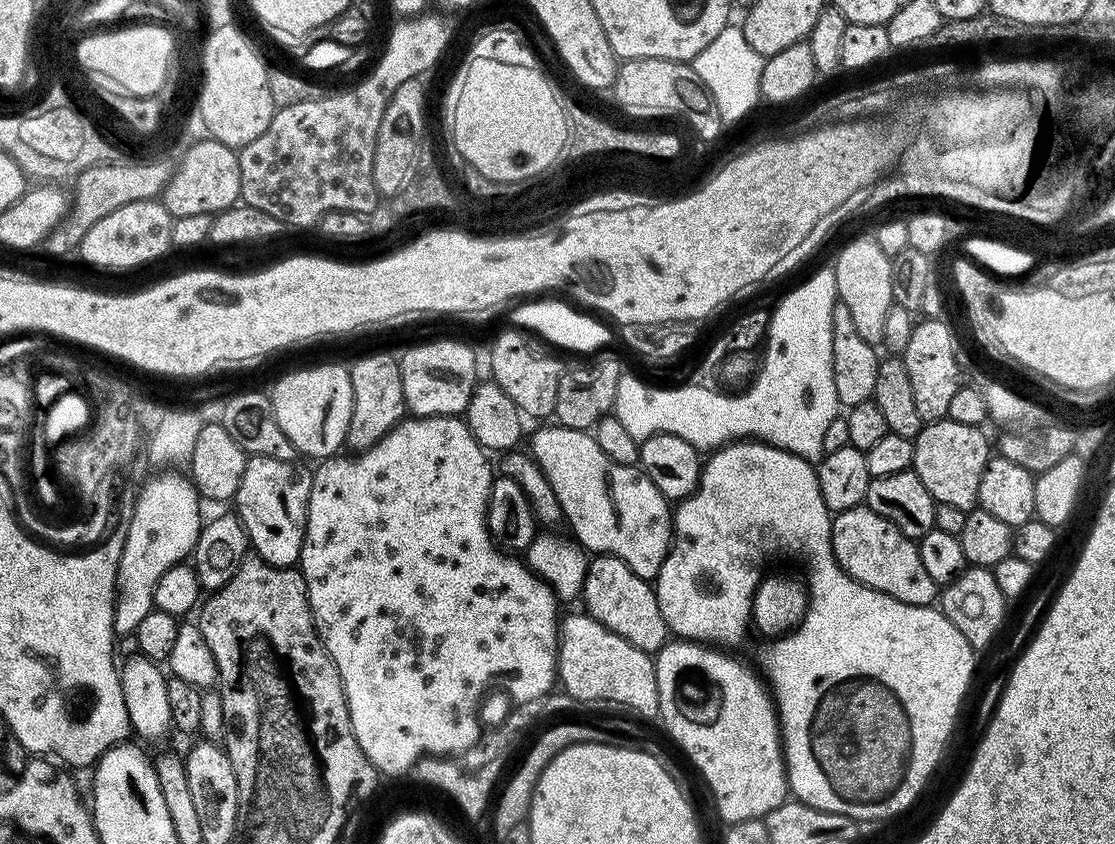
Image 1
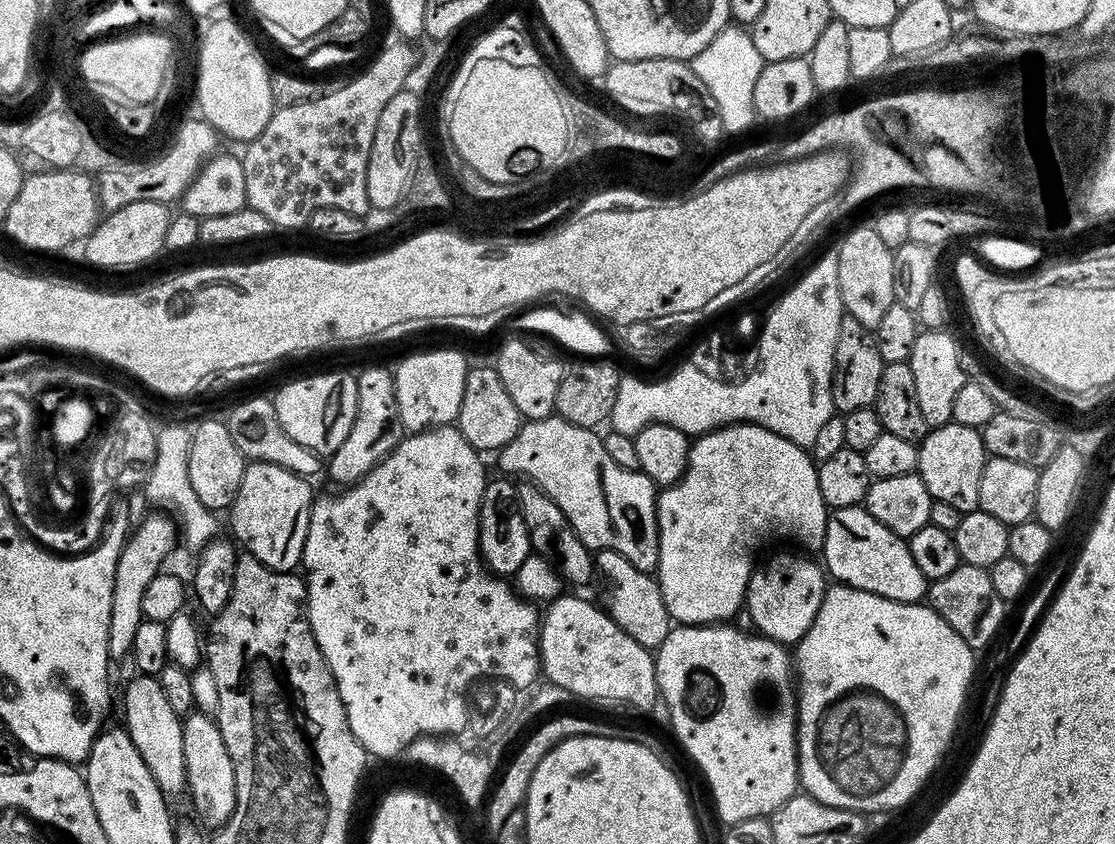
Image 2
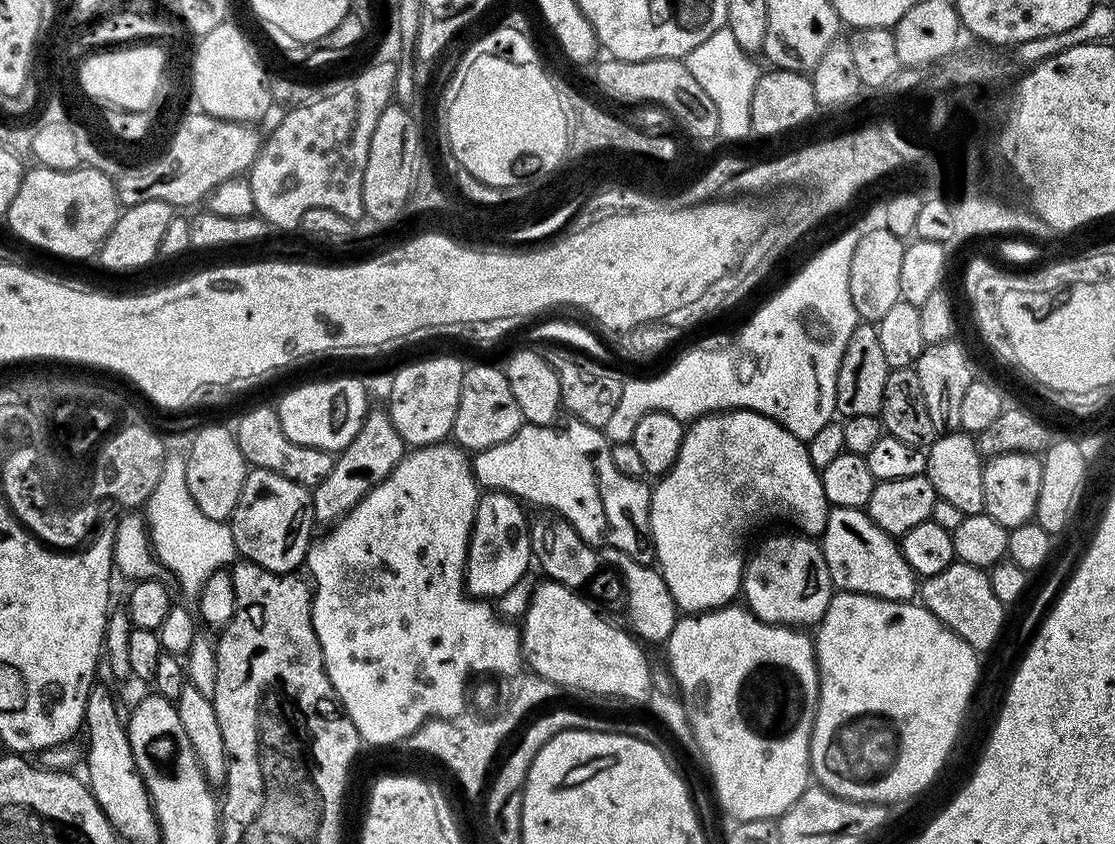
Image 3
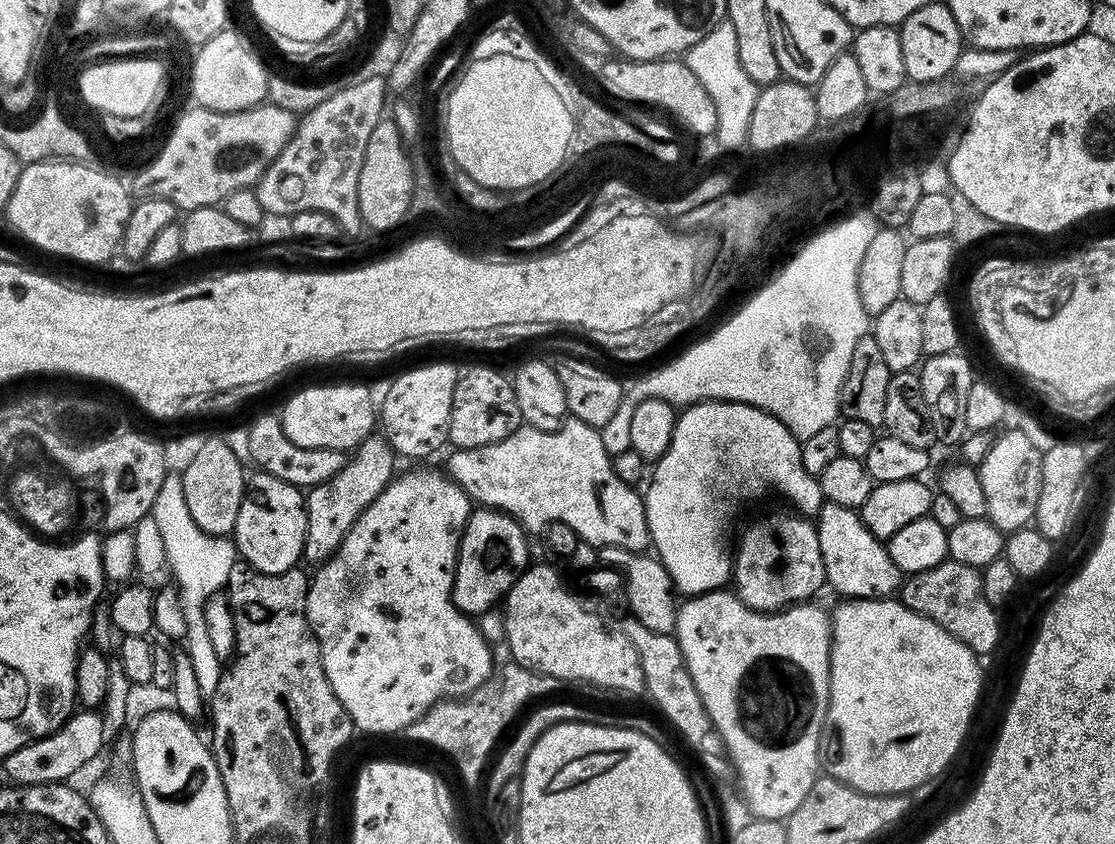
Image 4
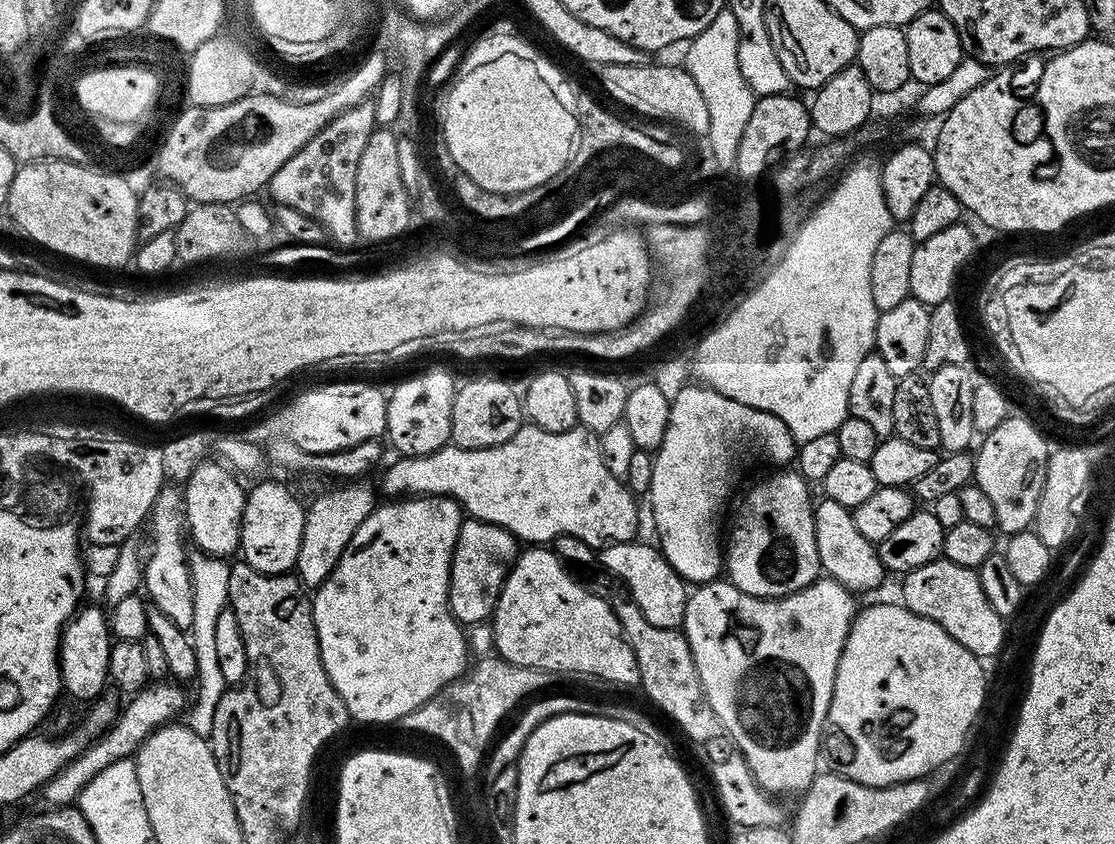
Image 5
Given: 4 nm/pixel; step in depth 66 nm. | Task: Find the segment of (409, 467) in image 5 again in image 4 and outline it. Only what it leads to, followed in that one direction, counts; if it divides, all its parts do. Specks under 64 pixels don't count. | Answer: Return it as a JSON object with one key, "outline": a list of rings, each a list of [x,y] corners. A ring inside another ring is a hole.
{"outline":[[[569,419],[556,432],[547,432],[521,426],[510,438],[494,442],[481,448],[462,448],[451,453],[447,475],[464,487],[465,492],[477,505],[499,508],[511,512],[519,524],[529,533],[544,530],[549,525],[564,523],[577,535],[599,550],[601,548],[621,548],[631,552],[647,553],[650,548],[644,497],[633,485],[622,482],[612,465],[613,457],[602,446],[599,431],[581,420]]]}

